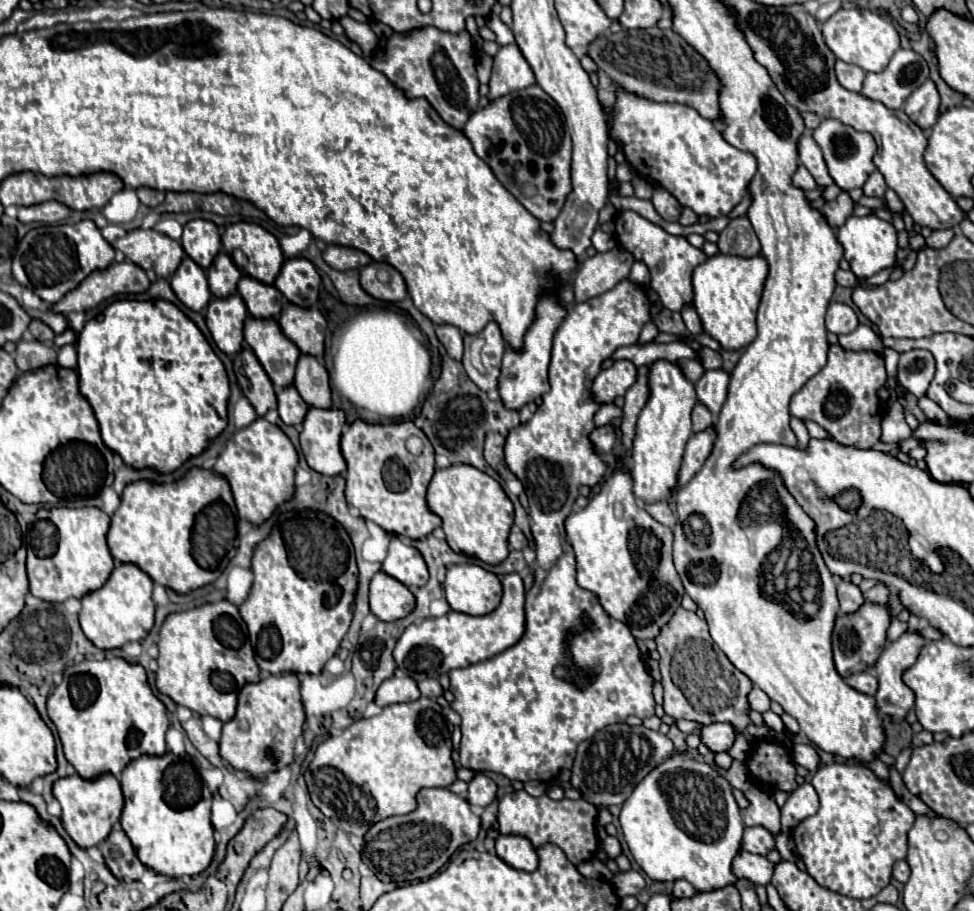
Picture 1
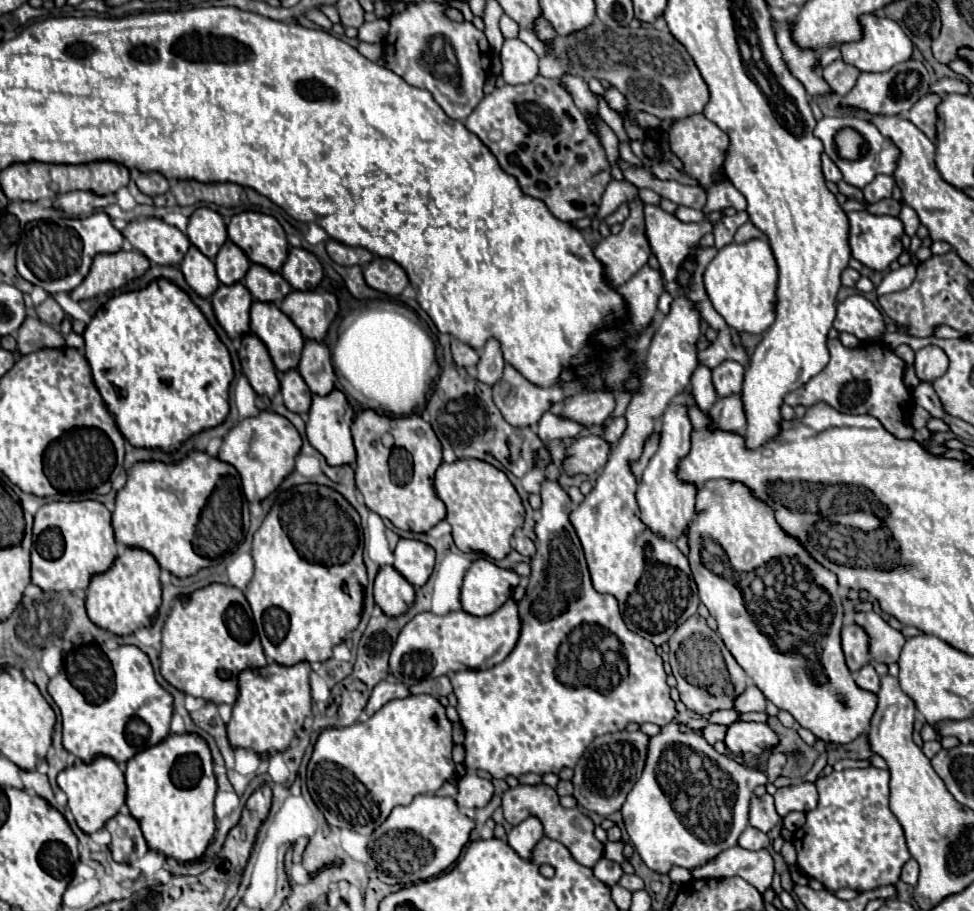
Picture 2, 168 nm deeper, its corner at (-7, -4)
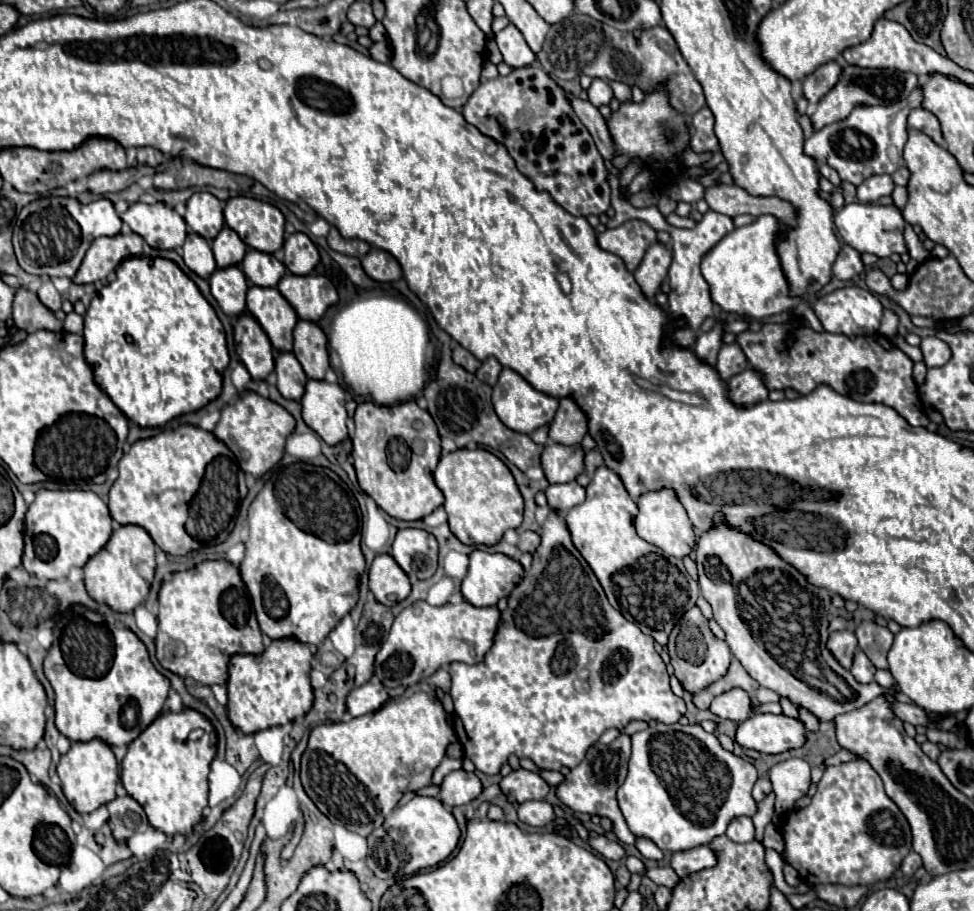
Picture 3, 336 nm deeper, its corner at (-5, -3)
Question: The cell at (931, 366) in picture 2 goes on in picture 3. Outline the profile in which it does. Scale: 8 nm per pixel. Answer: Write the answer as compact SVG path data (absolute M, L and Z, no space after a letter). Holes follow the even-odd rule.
M925 337L921 341L921 351L923 351L927 367L941 367L951 357L949 345L945 341L941 341L939 337Z

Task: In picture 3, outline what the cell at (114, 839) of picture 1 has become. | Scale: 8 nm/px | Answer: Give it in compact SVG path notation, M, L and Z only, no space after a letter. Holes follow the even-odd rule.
M129 795L125 797L115 797L113 801L107 803L109 809L109 823L115 839L125 841L137 831L145 831L149 827L147 815L143 807Z

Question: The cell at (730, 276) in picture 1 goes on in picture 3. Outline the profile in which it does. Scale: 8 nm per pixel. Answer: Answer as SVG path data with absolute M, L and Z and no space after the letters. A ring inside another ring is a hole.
M759 215L753 223L725 235L701 263L701 273L711 287L711 297L727 313L765 319L801 305L801 297L789 295L789 283L777 255L777 239L787 225L775 215Z

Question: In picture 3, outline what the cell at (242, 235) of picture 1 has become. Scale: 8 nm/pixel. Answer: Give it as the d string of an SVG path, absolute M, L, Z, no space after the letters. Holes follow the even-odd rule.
M231 197L225 203L225 223L243 239L251 249L263 253L275 253L283 245L285 217L283 213L265 201L253 197Z

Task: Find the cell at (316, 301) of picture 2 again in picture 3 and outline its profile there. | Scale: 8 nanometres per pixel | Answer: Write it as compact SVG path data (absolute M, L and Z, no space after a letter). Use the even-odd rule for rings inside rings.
M283 275L277 289L293 305L299 319L317 321L329 305L337 303L337 289L325 275Z

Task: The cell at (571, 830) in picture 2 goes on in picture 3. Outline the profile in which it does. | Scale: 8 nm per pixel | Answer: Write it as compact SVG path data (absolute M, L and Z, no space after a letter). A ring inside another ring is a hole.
M527 769L511 771L507 777L501 779L499 785L511 803L545 799L545 795L549 793L549 785L537 773Z

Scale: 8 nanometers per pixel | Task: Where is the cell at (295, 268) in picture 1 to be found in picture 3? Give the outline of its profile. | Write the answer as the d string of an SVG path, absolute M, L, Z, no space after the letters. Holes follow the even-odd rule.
M301 231L289 235L283 245L283 263L293 275L309 275L319 261L315 243Z

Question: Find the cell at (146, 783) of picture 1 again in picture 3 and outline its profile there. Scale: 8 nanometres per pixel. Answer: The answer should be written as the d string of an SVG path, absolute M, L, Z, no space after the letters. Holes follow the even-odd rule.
M183 709L179 713L163 711L145 731L139 733L137 739L133 739L127 745L127 755L121 761L121 781L127 789L127 793L141 803L141 807L147 813L149 823L155 829L161 829L167 835L183 833L187 835L203 817L203 807L207 807L207 775L209 775L209 763L215 757L217 751L217 733L207 717L203 717L195 709ZM197 727L207 727L205 735L197 741L189 739L189 733Z

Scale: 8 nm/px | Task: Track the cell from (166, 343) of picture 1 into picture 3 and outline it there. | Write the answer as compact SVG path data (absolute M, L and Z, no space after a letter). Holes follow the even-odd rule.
M143 257L143 259L135 259L131 263L127 263L127 259L123 259L119 263L119 267L115 269L115 279L109 285L103 285L99 289L99 293L93 297L93 301L87 307L85 313L85 357L87 363L93 363L95 369L95 381L101 385L101 389L111 397L111 401L137 425L141 427L161 427L167 421L171 421L177 415L189 413L189 411L197 411L201 407L205 407L209 401L213 401L219 393L221 393L221 381L223 381L223 369L229 363L229 353L227 353L227 343L225 343L225 331L223 325L215 313L215 309L209 305L209 301L201 295L199 287L193 283L193 279L189 275L185 275L177 263L163 259L163 257Z

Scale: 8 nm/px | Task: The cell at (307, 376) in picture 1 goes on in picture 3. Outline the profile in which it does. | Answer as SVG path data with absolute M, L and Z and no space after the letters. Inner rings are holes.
M299 319L293 329L293 353L311 379L323 379L329 369L329 349L323 329L313 321Z

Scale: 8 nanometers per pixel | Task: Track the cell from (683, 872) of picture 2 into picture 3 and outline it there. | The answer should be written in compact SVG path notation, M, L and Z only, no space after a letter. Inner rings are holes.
M637 837L635 847L637 847L637 849L641 851L641 855L647 857L647 859L663 859L663 851L661 851L651 839L647 839L647 837Z

